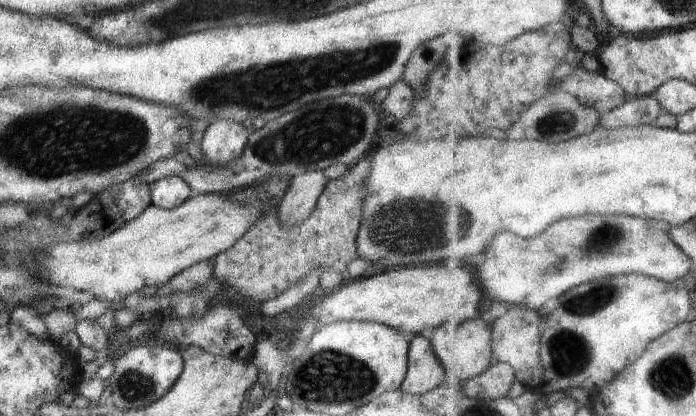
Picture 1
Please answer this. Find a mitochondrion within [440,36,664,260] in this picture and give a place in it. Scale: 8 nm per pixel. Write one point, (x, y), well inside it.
(557, 122)

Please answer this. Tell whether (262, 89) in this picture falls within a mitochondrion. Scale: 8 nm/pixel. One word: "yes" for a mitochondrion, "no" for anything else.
yes

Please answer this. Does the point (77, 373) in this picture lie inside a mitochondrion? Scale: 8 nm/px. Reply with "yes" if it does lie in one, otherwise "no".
no

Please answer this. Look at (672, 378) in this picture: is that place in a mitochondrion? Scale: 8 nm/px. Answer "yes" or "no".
yes

